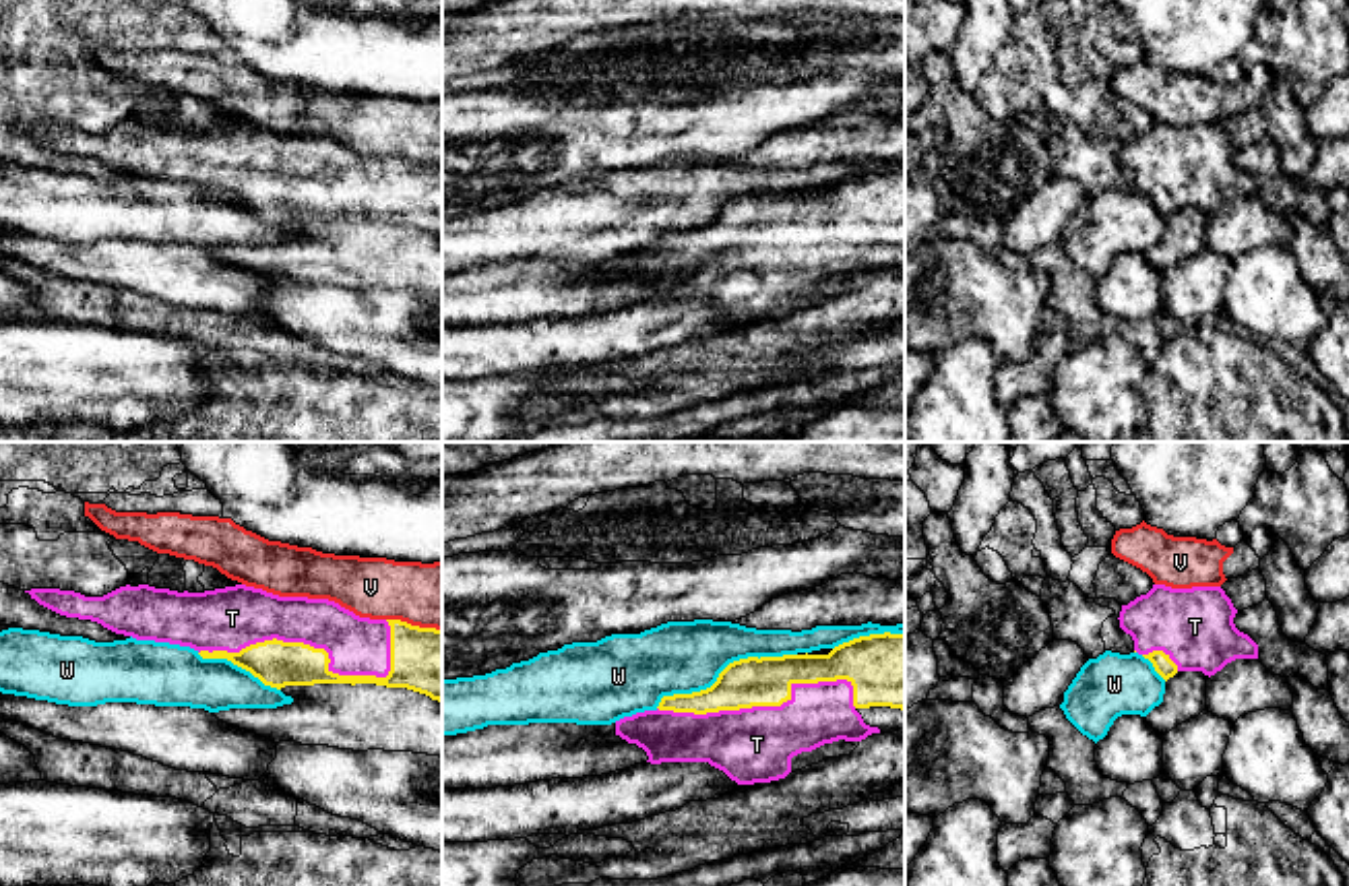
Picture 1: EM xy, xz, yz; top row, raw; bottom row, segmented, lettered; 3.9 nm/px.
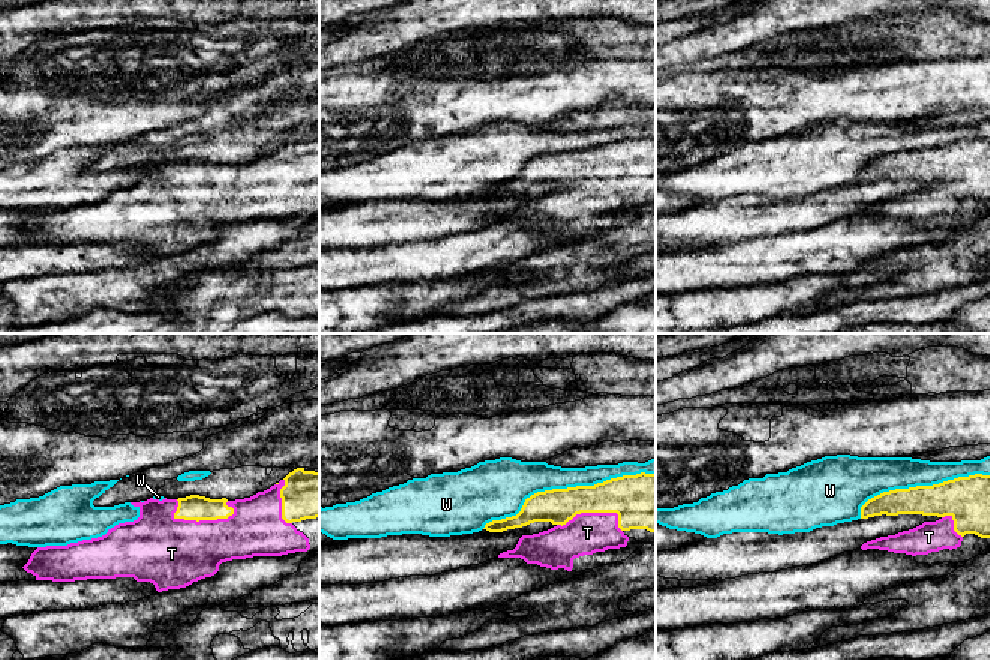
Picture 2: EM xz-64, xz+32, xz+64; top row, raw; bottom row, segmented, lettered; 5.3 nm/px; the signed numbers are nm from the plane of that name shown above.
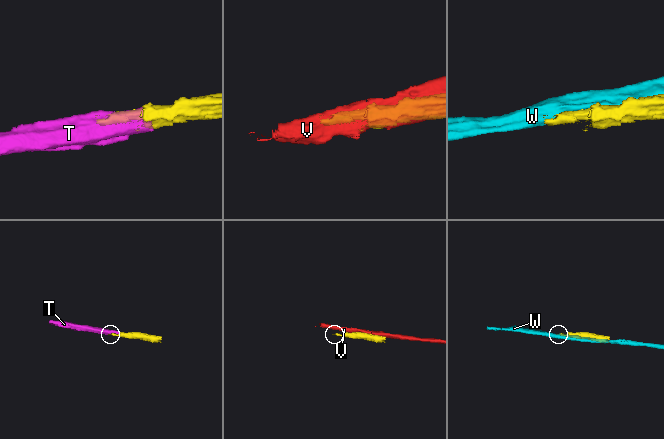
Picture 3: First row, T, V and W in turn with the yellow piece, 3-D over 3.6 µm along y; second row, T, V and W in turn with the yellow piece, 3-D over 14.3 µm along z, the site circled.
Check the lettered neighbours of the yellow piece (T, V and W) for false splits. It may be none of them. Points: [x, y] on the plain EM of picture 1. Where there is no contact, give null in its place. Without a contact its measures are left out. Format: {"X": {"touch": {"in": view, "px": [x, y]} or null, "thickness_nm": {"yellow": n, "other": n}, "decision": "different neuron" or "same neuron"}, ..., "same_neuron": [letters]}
{"T": {"touch": {"in": "xy", "px": [323, 186]}, "thickness_nm": {"yellow": 180, "other": 220}, "decision": "same neuron"}, "V": {"touch": {"in": "xy", "px": [414, 164]}, "thickness_nm": {"yellow": 280, "other": 260}, "decision": "different neuron"}, "W": {"touch": {"in": "xz", "px": [724, 207]}, "thickness_nm": {"yellow": 190, "other": 280}, "decision": "different neuron"}, "same_neuron": ["T"]}

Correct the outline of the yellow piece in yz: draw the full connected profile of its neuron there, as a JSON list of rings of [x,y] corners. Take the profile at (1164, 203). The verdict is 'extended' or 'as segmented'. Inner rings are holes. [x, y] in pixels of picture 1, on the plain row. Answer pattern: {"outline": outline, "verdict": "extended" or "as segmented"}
{"outline": [[[1153,122],[1147,132],[1122,143],[1120,165],[1132,173],[1134,188],[1149,196],[1167,219],[1178,209],[1215,213],[1235,196],[1258,196],[1258,182],[1233,161],[1237,147],[1221,124],[1171,126]]], "verdict": "extended"}

